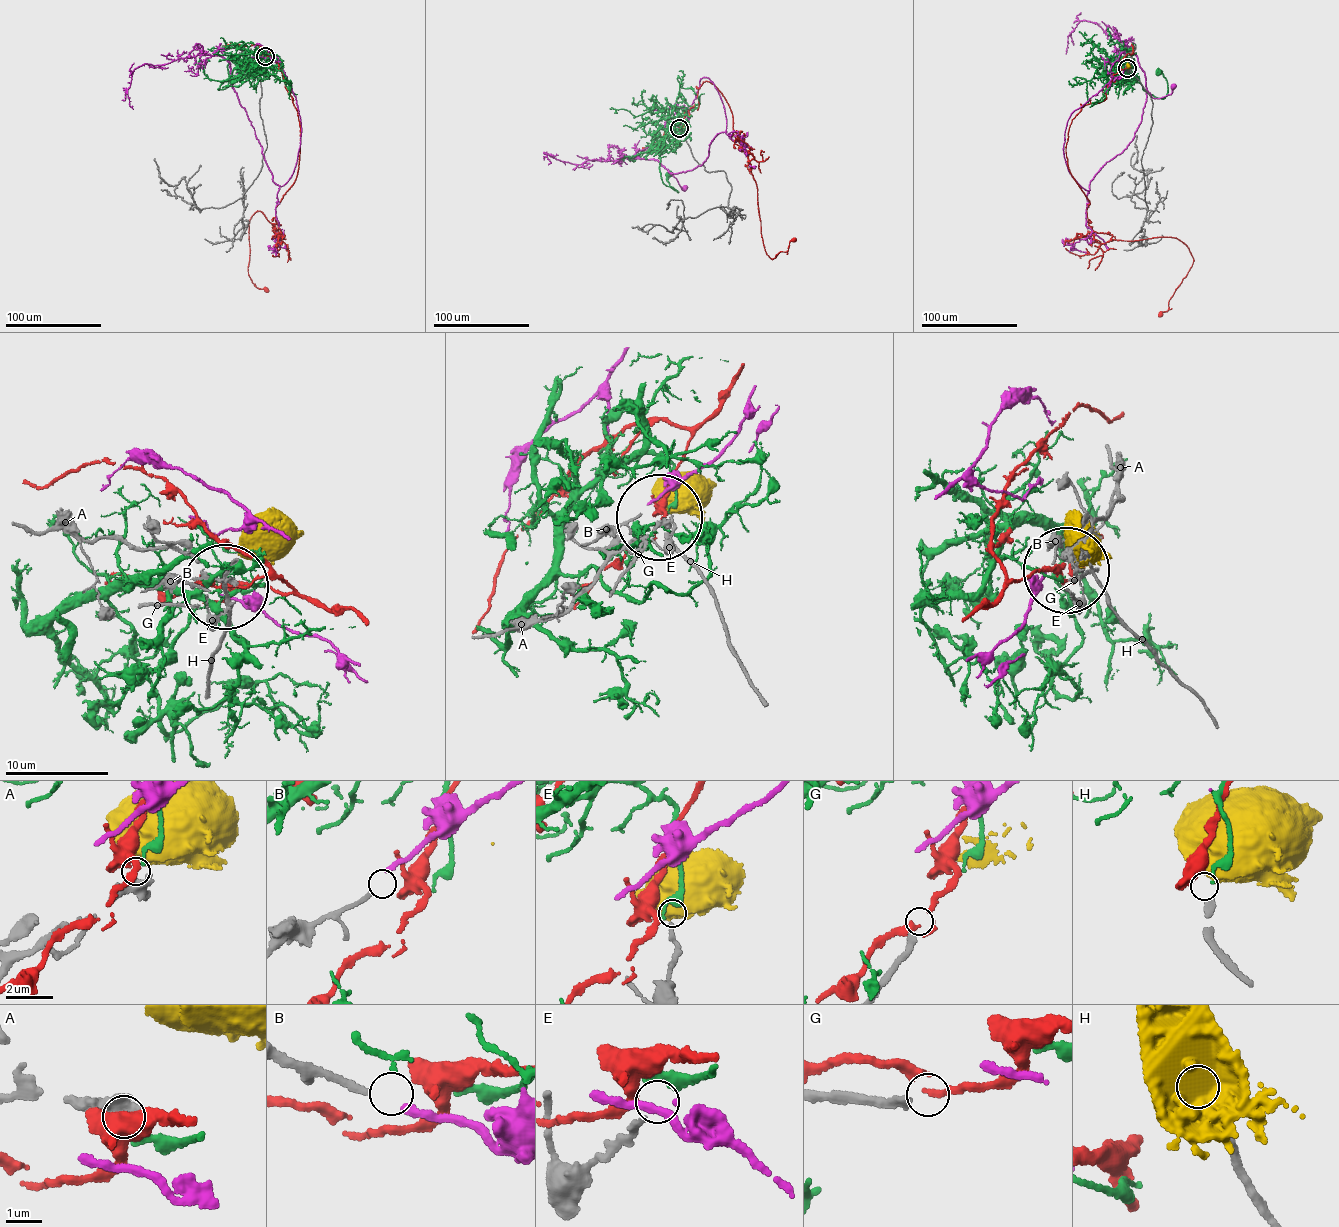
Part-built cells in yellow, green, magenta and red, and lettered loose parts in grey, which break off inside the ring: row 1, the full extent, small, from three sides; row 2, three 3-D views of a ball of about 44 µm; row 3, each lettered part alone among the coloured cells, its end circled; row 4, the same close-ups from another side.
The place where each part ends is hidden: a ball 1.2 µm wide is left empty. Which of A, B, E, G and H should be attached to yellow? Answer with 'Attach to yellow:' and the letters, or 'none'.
Attach to yellow: H

